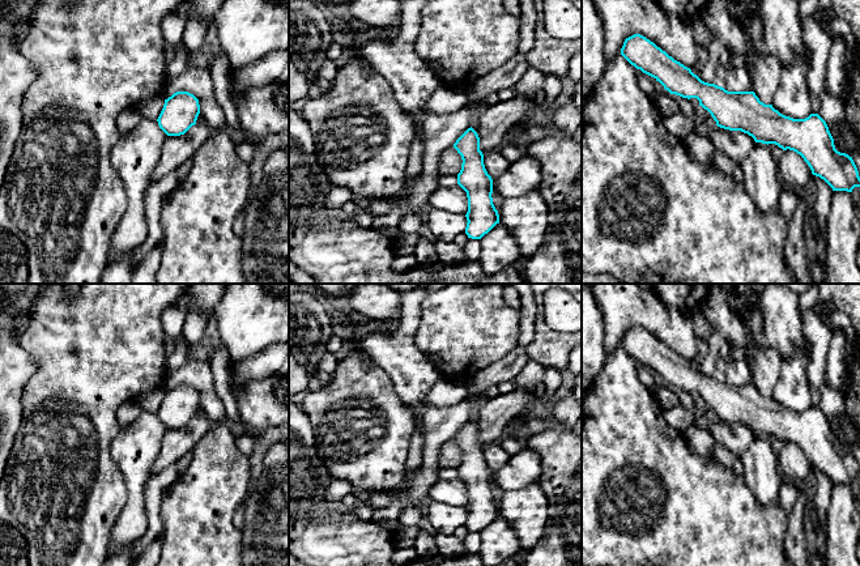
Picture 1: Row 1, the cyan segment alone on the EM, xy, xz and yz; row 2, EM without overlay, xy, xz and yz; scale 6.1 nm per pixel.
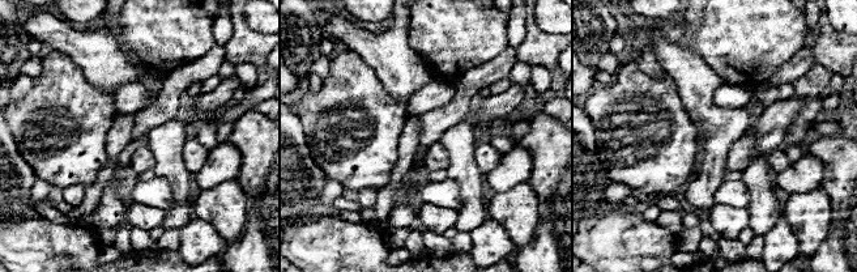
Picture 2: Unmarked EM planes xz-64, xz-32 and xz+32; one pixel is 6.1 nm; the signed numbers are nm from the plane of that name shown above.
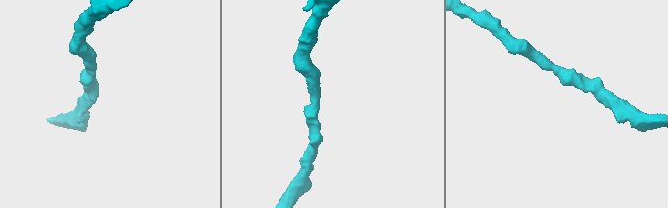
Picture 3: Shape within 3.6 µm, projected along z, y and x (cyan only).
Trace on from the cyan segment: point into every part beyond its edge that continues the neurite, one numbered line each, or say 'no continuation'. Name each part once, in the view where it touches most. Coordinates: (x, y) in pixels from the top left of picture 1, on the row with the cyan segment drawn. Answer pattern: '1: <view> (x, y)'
no continuation

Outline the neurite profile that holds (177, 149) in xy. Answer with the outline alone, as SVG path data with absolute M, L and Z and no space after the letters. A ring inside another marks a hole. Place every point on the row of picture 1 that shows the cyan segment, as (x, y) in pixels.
M195 124L184 135L167 136L159 161L152 171L152 182L176 171L209 137L212 129L207 124Z

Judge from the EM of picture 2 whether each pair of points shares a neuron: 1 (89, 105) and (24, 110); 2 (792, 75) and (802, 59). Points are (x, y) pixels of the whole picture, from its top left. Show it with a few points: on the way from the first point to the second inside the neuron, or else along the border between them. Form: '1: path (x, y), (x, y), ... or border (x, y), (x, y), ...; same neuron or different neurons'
1: path (73, 105), (39, 106); same neuron
2: path (792, 71), (800, 63); same neuron

